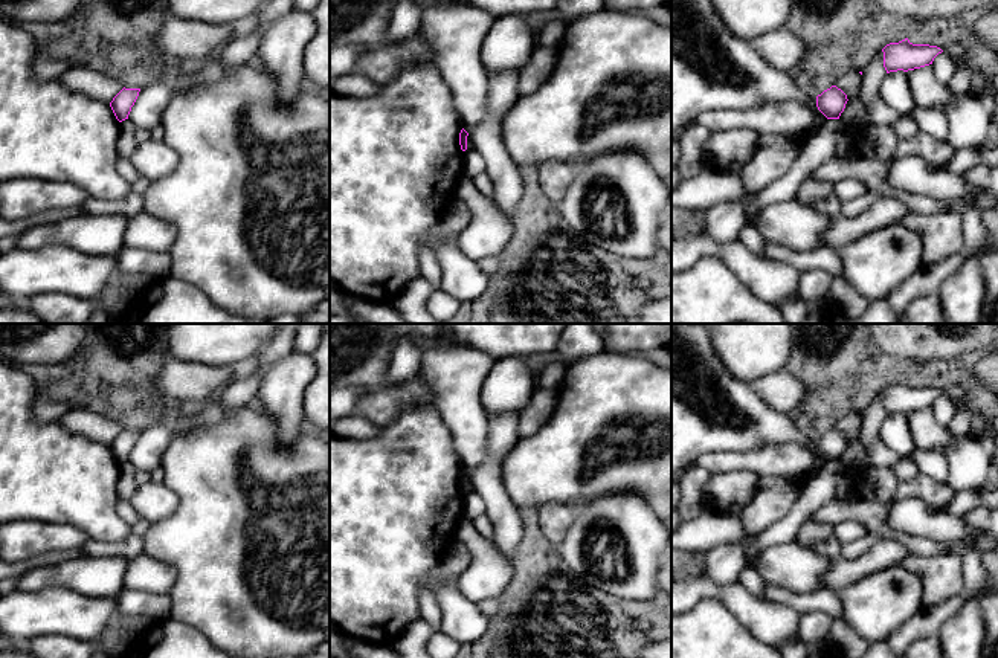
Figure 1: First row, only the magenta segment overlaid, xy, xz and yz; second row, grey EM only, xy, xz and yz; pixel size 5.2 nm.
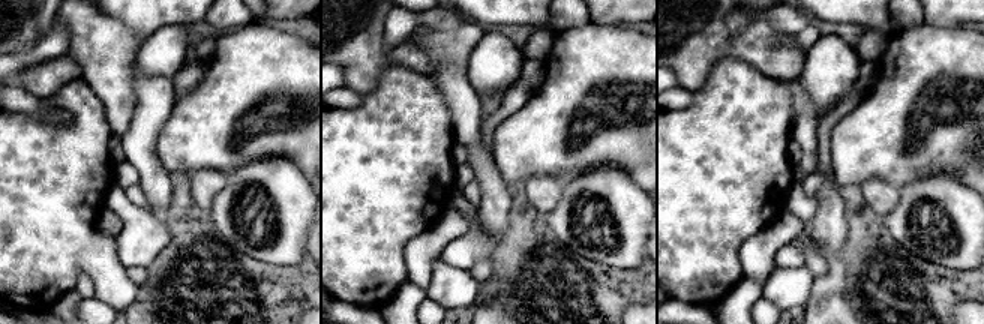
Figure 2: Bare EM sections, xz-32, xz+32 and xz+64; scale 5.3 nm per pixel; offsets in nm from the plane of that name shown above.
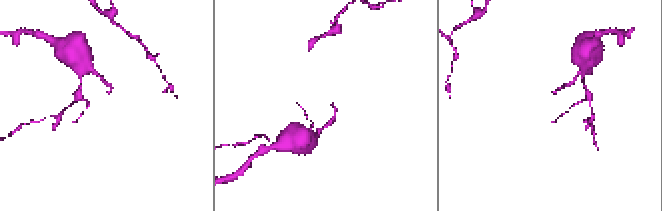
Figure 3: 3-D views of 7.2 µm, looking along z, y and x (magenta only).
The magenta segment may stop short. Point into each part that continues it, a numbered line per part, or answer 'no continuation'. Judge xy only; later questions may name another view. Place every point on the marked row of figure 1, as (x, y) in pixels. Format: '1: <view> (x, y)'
no continuation

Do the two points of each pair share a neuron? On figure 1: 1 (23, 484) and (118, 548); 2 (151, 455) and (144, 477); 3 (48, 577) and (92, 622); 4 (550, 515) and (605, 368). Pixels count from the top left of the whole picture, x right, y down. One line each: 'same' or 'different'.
1: different
2: different
3: different
4: different

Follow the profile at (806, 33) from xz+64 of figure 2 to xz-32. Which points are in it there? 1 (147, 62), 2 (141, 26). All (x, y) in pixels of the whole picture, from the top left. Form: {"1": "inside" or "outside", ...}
{"1": "outside", "2": "outside"}

